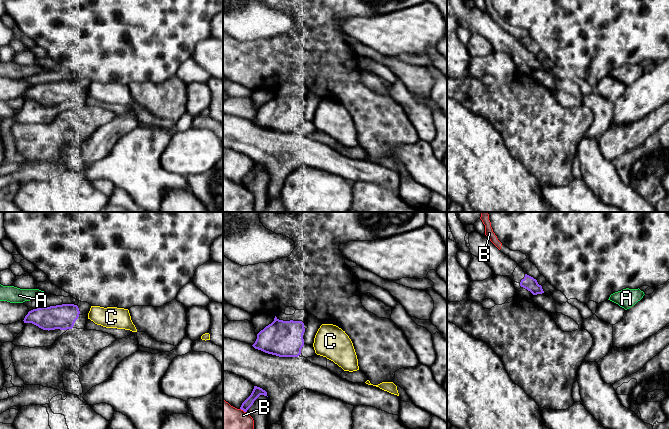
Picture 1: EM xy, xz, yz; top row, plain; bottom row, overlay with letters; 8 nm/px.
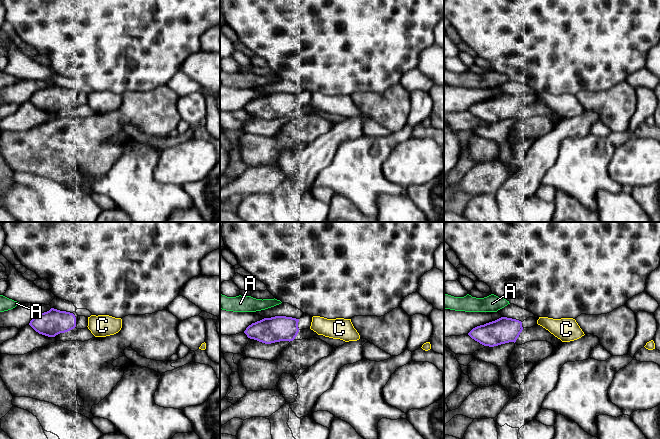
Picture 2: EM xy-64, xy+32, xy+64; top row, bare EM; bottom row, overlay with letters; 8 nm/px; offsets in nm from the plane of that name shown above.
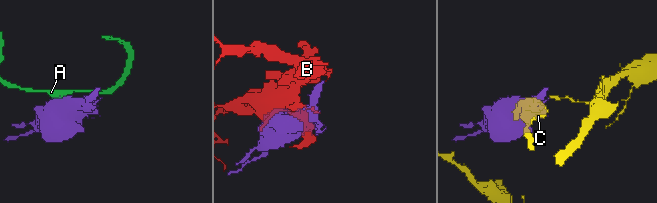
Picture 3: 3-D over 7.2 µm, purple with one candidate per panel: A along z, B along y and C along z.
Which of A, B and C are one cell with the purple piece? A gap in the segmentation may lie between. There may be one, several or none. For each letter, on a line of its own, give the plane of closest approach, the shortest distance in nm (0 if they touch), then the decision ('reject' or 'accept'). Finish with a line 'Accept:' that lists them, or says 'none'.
A: view xy; gap 80 nm; reject
B: view xz; gap 0 nm; reject
C: view xy; gap 70 nm; reject
Accept: none

